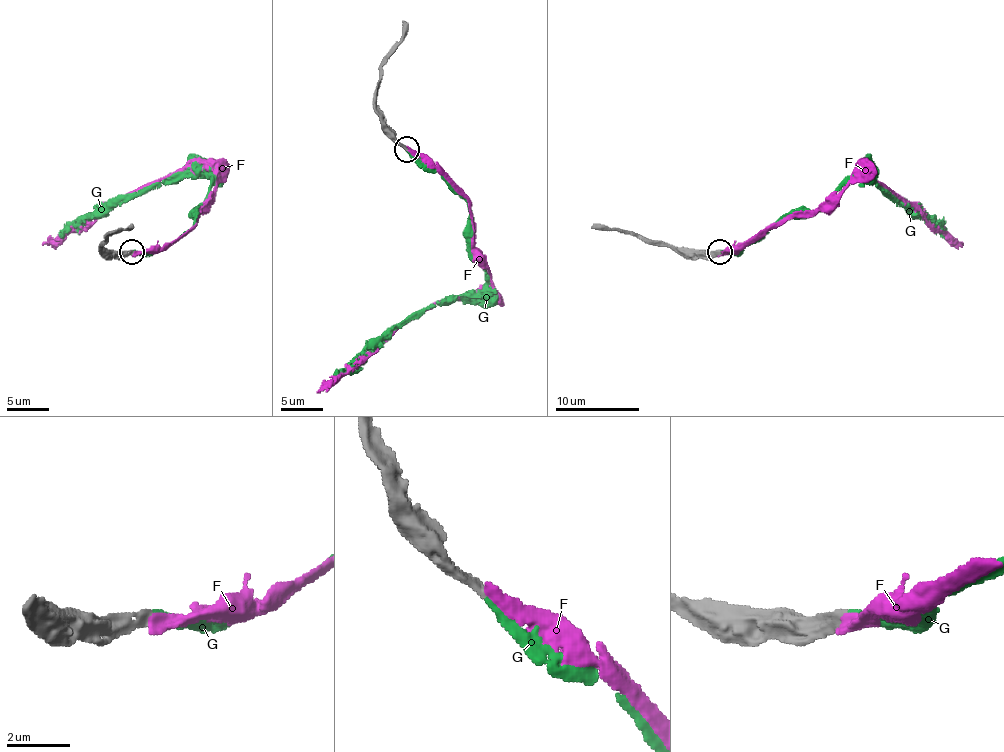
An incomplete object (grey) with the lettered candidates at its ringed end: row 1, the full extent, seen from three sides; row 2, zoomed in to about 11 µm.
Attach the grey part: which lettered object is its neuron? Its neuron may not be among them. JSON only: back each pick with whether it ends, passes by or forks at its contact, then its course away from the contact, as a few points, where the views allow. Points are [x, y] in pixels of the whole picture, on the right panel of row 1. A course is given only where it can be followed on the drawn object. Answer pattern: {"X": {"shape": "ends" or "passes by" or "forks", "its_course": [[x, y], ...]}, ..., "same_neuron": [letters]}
{"G": {"shape": "ends", "its_course": [[719, 251], [738, 251], [790, 216], [813, 216], [859, 176], [899, 195], [945, 237]]}, "same_neuron": ["G"]}

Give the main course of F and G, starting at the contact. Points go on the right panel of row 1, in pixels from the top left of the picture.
F: (719, 251), (740, 251), (771, 226), (792, 218), (815, 216), (851, 174), (865, 166), (874, 178), (964, 245)
G: (719, 251), (738, 251), (790, 216), (813, 216), (859, 176), (899, 195), (945, 237)

